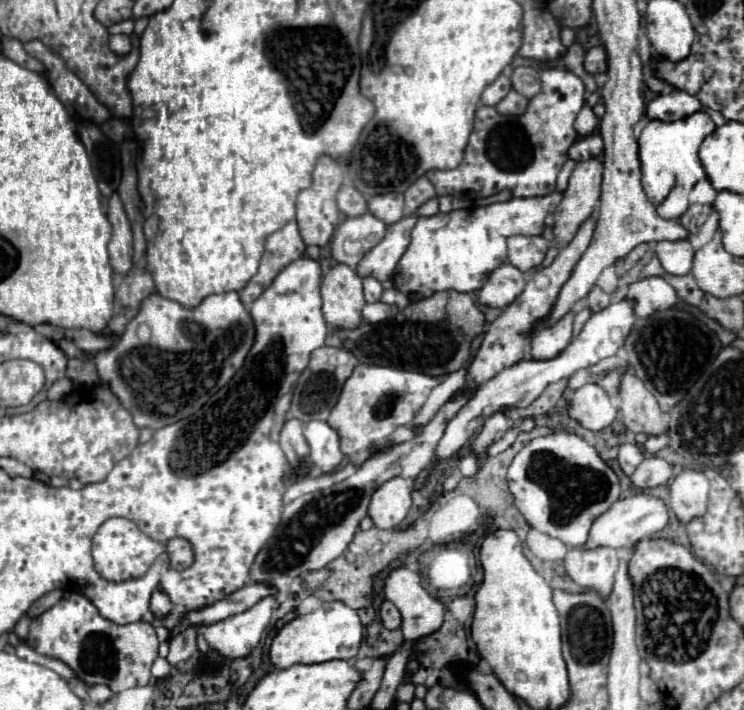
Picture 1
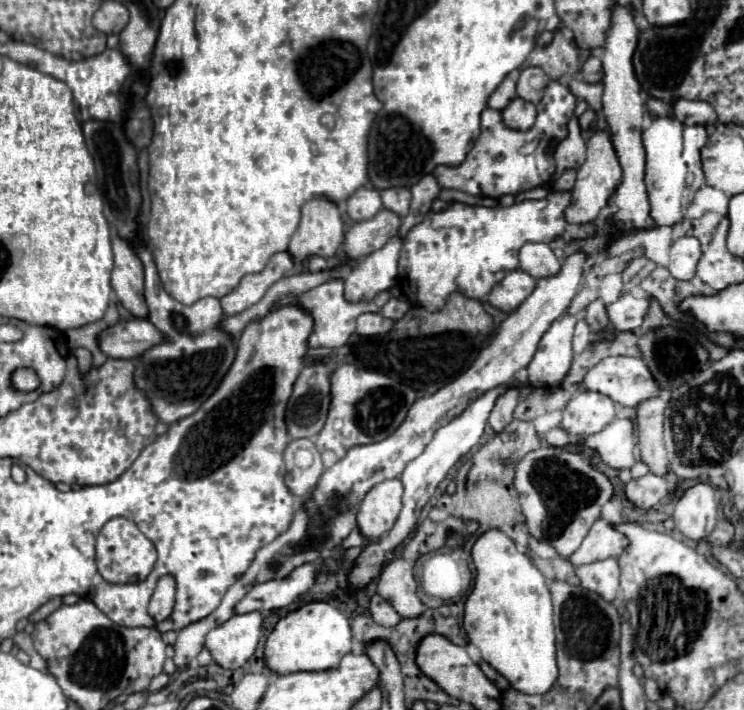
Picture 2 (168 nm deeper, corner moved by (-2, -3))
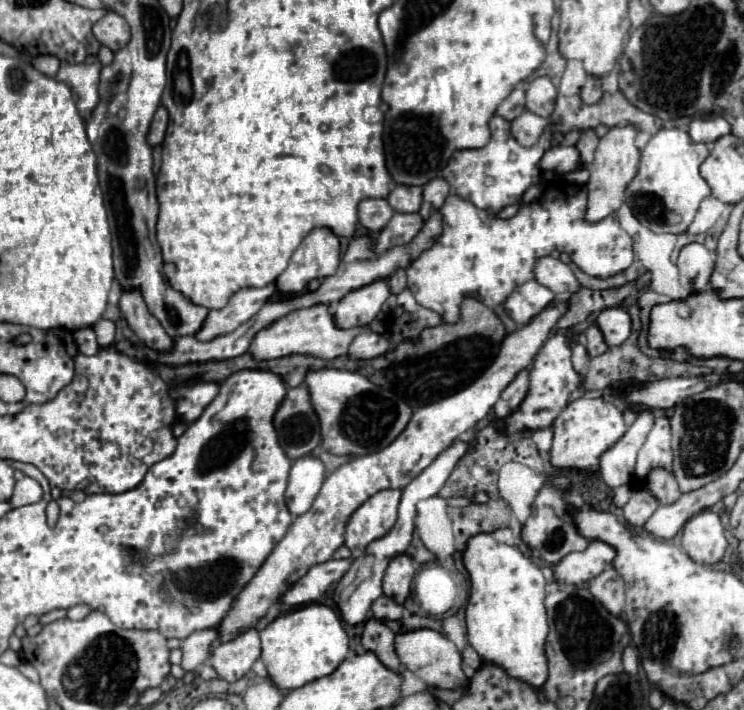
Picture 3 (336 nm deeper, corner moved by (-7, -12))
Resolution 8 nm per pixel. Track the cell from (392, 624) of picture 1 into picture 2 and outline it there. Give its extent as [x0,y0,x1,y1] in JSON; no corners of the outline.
[370,595,400,627]

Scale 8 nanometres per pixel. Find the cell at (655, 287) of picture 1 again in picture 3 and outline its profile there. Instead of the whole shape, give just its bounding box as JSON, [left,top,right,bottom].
[597,308,631,346]

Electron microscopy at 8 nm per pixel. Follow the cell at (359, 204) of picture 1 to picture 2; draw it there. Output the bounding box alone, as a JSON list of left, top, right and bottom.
[346,187,382,221]

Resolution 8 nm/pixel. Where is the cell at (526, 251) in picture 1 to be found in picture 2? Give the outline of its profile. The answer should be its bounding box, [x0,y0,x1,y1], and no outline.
[520,243,560,279]

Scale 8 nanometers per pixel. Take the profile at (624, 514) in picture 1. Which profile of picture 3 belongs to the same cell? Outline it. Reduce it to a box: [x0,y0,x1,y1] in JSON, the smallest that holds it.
[553,540,617,584]

